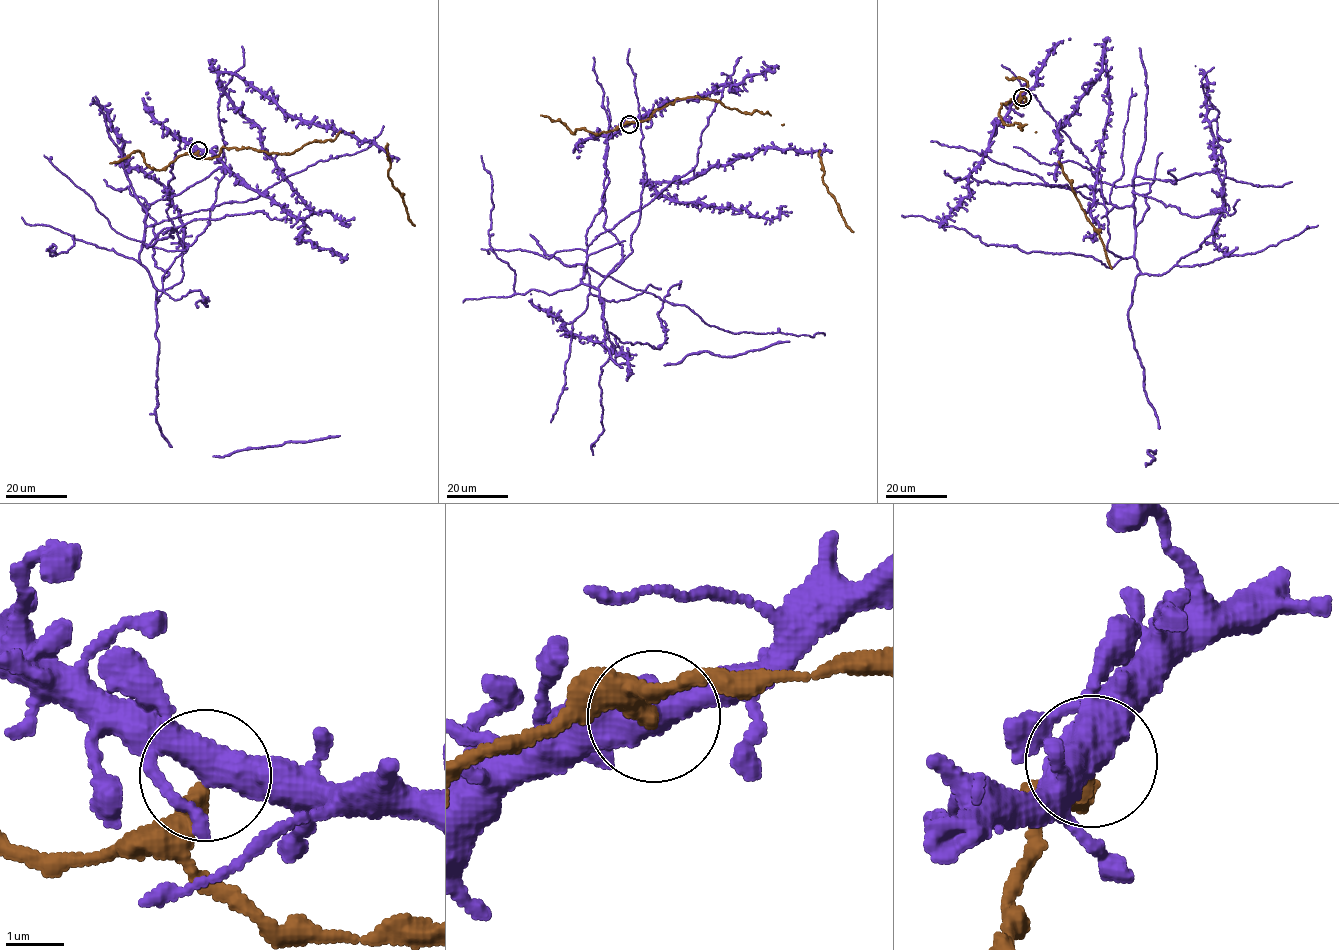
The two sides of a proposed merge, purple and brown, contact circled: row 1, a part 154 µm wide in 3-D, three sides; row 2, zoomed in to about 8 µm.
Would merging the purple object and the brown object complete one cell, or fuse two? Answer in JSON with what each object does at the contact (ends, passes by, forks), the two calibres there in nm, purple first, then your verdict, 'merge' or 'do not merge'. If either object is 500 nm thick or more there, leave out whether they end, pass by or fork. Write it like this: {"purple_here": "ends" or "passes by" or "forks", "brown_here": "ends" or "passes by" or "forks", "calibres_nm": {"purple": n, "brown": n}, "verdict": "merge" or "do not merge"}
{"purple_here": "forks", "brown_here": "ends", "calibres_nm": {"purple": 420, "brown": 360}, "verdict": "do not merge"}

